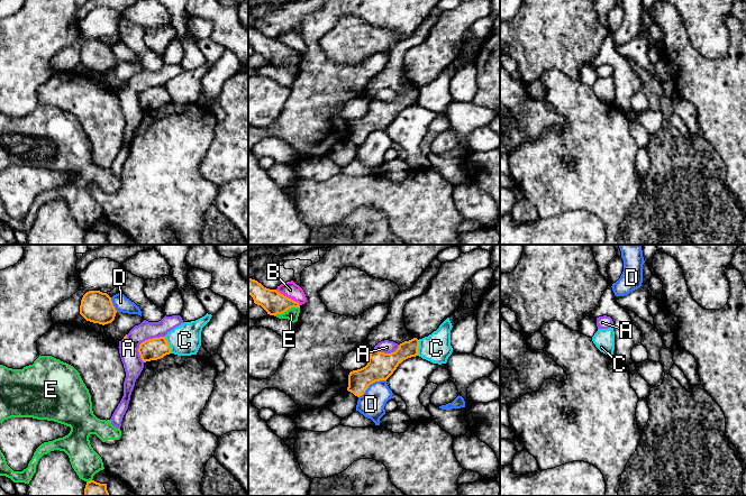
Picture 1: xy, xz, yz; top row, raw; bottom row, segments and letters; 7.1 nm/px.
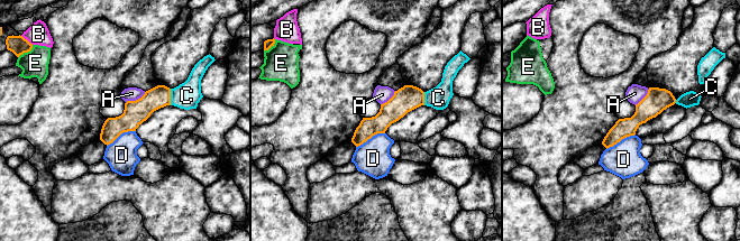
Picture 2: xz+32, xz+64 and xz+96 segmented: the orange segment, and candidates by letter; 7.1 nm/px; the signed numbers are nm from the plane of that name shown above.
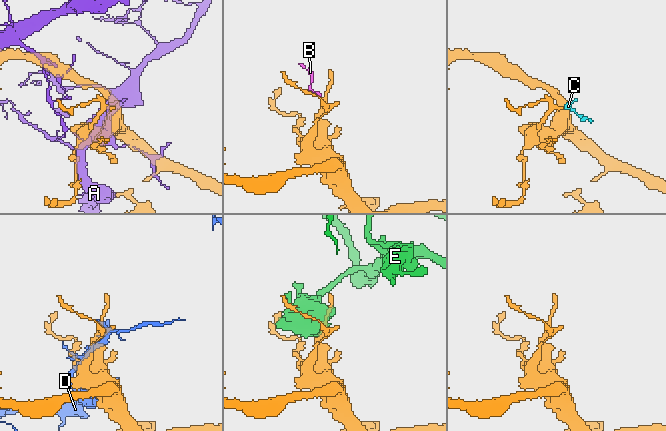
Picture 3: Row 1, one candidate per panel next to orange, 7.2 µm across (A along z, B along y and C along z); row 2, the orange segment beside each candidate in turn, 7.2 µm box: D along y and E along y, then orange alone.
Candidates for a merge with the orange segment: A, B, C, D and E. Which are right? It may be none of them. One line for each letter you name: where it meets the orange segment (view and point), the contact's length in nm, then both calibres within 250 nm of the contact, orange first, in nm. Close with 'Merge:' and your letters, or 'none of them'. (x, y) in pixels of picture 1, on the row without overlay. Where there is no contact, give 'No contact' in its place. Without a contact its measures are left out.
Merge: none of them

